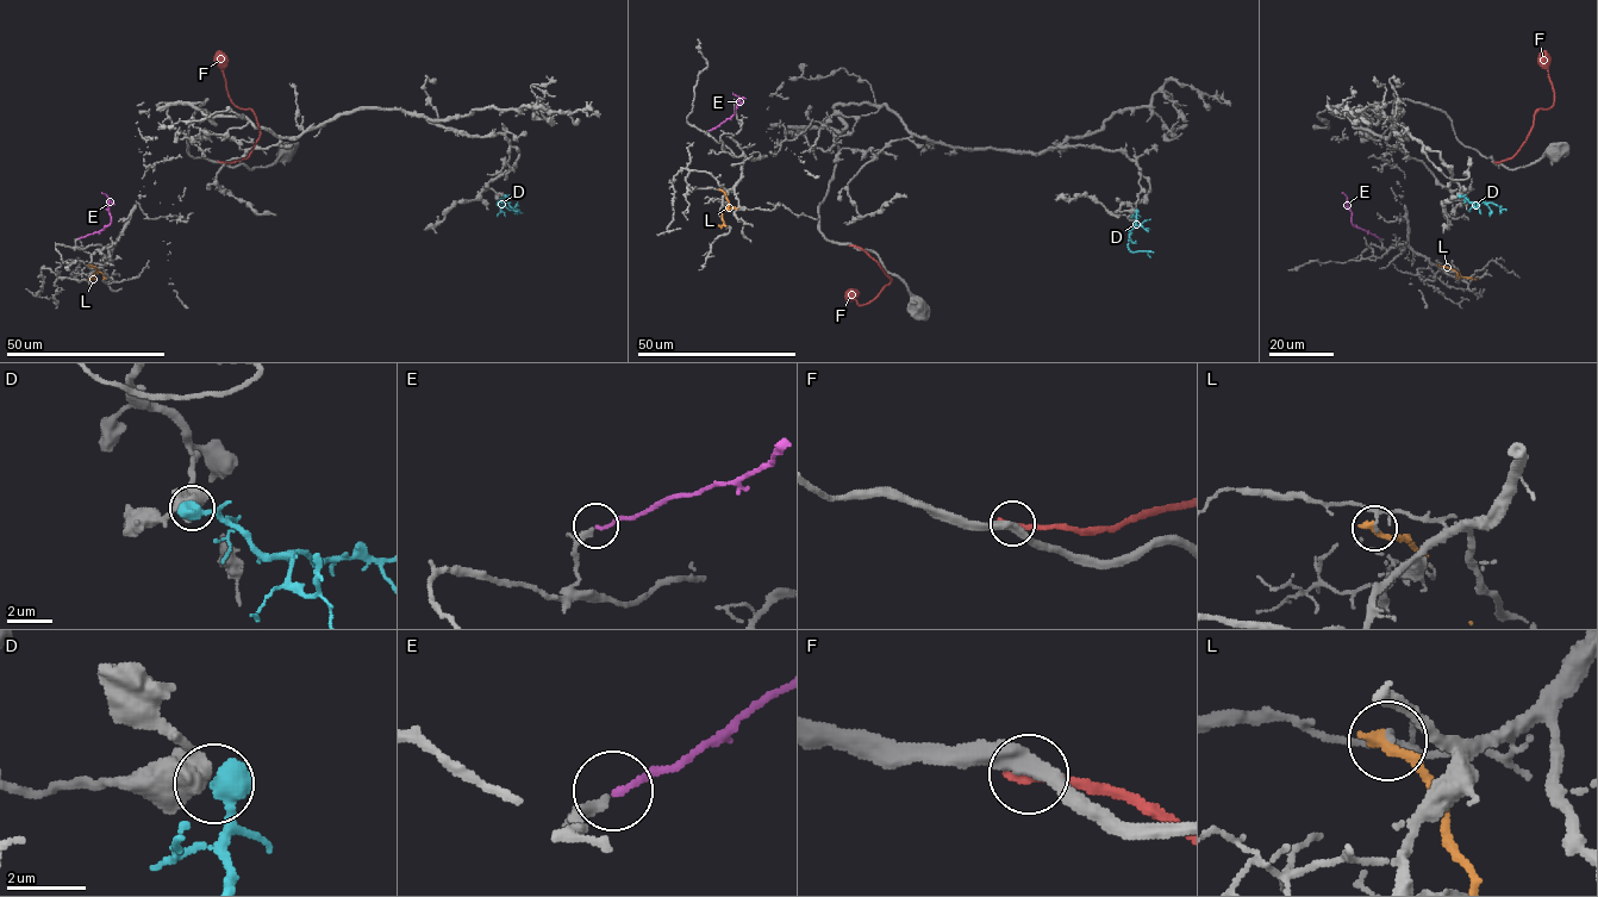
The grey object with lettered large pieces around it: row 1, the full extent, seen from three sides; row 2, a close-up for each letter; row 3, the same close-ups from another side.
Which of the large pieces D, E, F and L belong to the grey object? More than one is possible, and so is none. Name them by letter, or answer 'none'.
E

